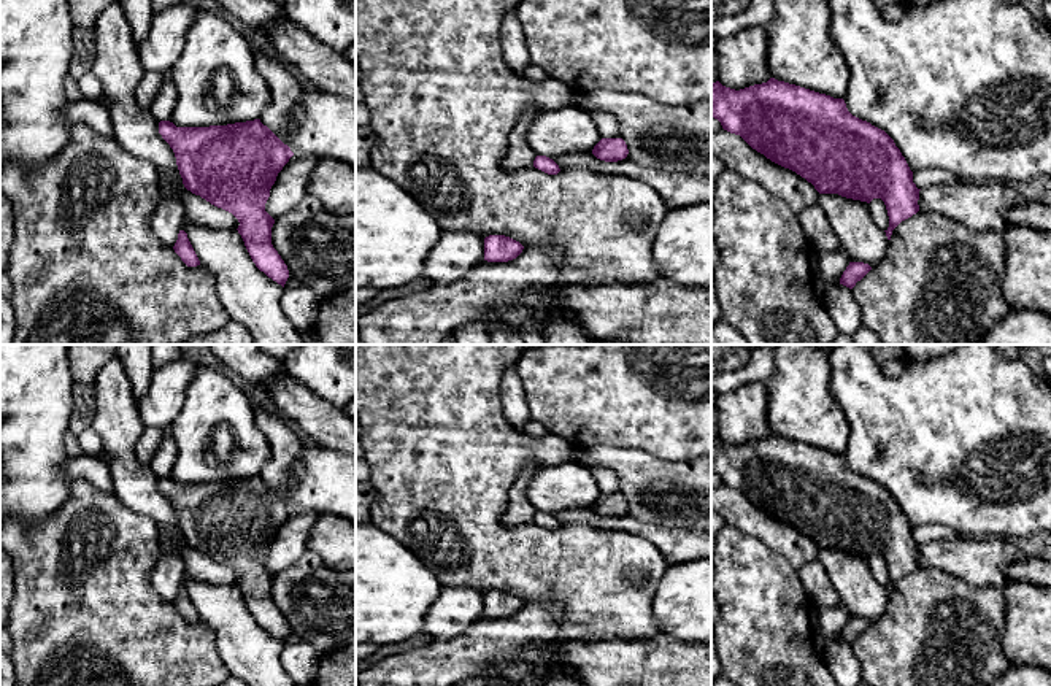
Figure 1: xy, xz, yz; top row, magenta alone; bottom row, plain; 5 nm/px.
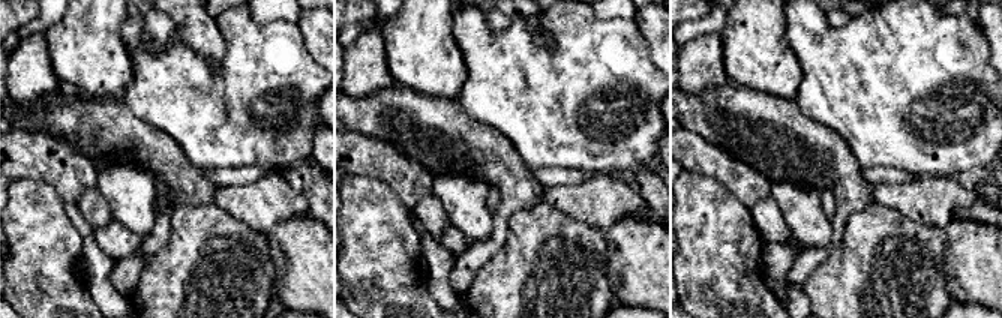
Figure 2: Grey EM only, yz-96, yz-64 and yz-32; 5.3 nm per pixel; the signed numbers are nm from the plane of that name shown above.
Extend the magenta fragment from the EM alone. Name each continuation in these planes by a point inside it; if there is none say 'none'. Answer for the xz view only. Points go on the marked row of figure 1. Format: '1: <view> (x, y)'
none

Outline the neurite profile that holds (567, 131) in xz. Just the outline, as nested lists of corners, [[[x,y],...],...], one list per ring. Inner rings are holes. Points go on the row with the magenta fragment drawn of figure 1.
[[[570,105],[541,111],[526,130],[537,156],[556,159],[565,154],[589,154],[602,140],[591,111]]]

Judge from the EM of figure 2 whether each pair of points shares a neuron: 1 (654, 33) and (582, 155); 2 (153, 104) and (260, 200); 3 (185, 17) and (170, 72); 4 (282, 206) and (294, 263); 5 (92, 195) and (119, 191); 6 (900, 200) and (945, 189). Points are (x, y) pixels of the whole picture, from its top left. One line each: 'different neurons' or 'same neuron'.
1: different neurons
2: different neurons
3: different neurons
4: different neurons
5: different neurons
6: same neuron

